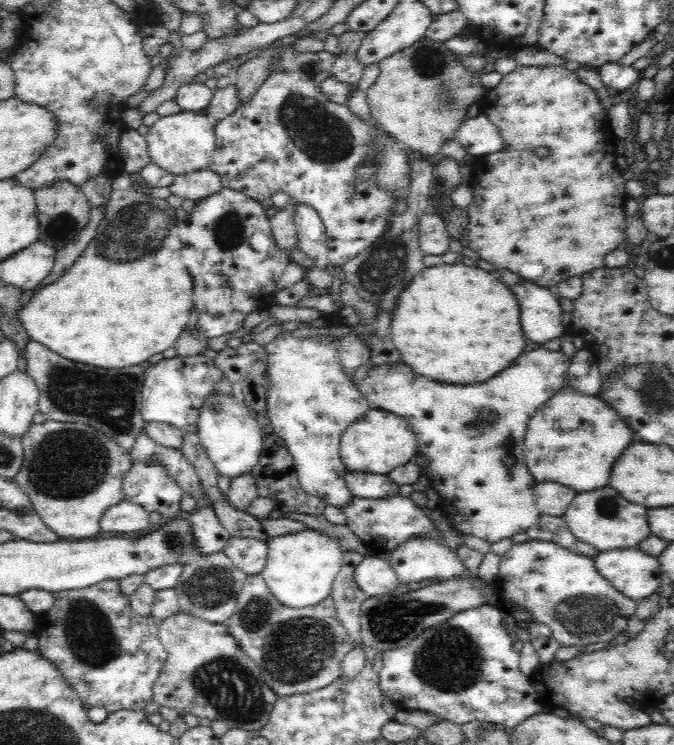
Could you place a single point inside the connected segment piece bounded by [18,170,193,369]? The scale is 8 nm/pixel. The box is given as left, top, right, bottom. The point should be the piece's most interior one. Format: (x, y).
(116, 314)

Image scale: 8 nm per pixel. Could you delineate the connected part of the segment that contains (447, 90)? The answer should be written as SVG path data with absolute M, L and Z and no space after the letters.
M422 37L416 44L403 48L378 64L378 78L373 86L365 91L371 115L377 123L408 150L416 154L436 159L438 152L446 140L454 137L455 130L465 121L464 114L474 102L479 102L485 89L479 78L474 78L462 63L456 59L456 54L445 45L444 41L430 40Z

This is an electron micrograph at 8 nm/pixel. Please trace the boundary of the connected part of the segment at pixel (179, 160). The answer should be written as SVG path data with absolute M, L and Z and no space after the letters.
M182 110L170 116L160 117L145 136L150 161L174 176L208 169L216 146L215 138L215 126L206 115Z

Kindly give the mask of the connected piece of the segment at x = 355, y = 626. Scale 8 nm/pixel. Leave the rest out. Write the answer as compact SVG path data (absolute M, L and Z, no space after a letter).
M357 551L344 552L343 566L336 575L330 594L335 602L336 616L356 644L361 643L360 604L368 596L356 586L352 574L365 557Z

